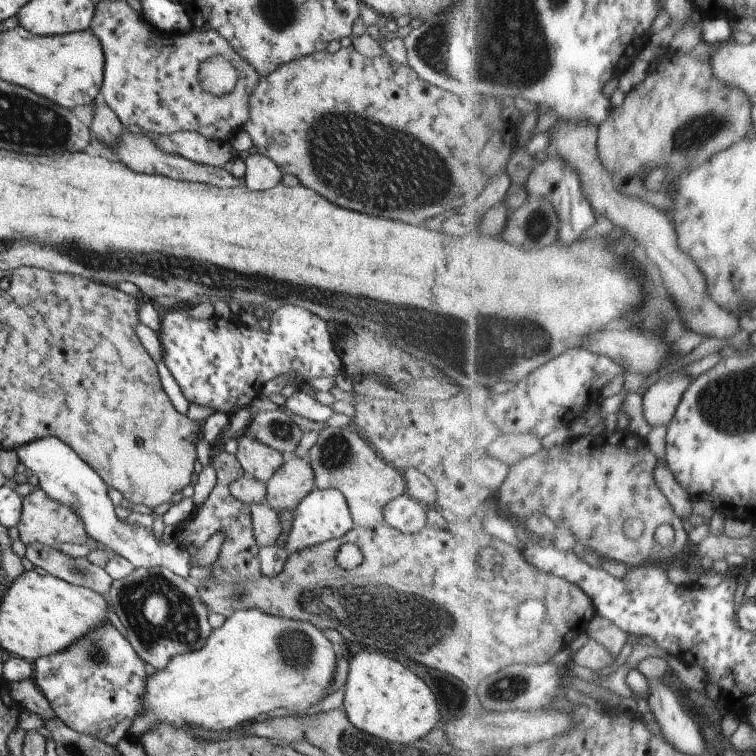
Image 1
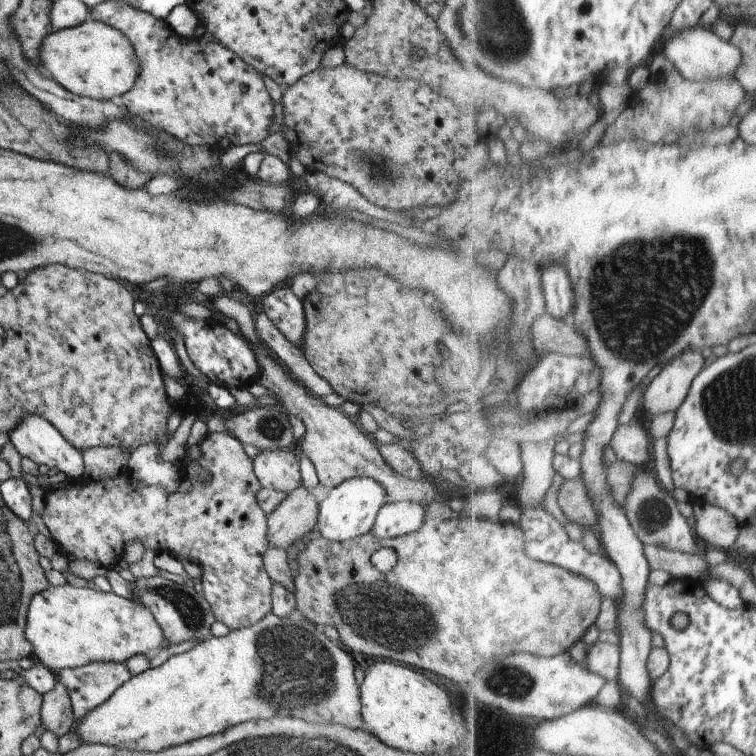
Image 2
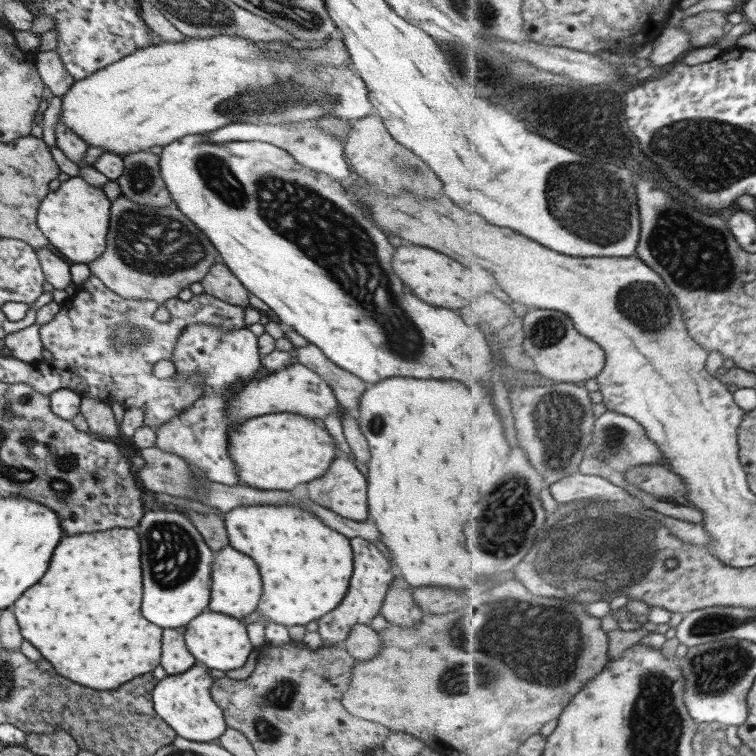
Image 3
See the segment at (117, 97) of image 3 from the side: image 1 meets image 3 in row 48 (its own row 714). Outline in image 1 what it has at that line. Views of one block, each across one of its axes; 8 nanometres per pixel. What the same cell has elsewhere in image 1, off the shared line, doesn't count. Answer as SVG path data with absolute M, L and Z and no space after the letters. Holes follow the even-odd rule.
M258 608L236 612L220 628L211 630L204 648L176 654L166 668L148 677L146 692L142 698L142 712L134 718L129 737L138 740L140 734L148 732L160 722L182 728L186 732L189 732L186 729L188 724L214 732L230 732L258 720L260 714L295 715L296 712L304 712L329 696L330 680L336 670L338 653L337 646L324 636L320 628L310 622L274 616Z

